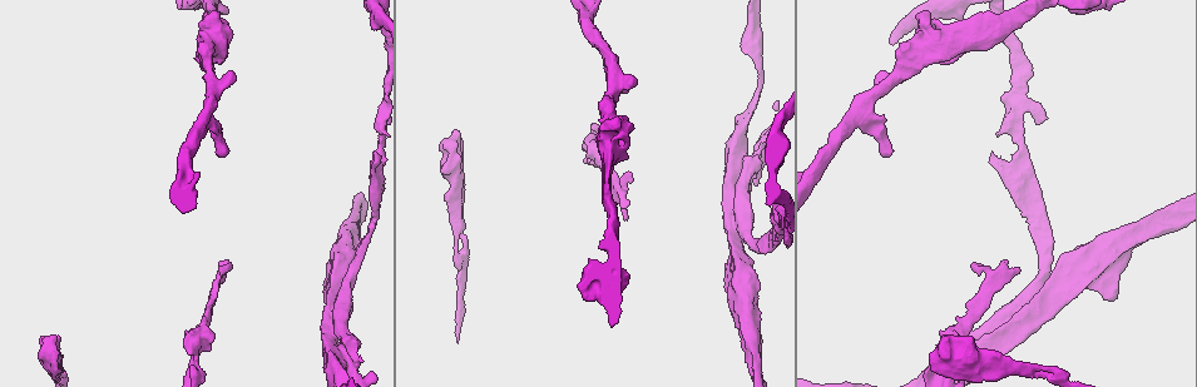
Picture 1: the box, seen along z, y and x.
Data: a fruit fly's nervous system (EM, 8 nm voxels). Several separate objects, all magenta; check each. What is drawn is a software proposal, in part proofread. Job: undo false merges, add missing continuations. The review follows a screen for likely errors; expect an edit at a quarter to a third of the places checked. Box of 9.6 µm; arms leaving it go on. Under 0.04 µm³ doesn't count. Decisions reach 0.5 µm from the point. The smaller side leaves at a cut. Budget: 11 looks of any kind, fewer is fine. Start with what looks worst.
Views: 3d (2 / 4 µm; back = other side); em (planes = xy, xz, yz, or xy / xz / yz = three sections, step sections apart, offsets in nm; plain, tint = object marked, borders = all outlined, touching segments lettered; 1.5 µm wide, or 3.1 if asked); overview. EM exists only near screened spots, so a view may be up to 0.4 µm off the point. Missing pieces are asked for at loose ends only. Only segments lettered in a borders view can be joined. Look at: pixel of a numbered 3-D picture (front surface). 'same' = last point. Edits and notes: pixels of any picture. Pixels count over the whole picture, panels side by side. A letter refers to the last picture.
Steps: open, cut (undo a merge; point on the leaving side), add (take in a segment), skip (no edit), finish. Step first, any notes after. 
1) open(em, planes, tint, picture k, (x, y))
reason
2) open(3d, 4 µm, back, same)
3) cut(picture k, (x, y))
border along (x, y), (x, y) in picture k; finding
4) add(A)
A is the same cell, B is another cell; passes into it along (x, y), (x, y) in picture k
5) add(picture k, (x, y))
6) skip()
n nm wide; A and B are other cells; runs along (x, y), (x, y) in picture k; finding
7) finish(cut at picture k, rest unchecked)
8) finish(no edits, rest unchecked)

open(em, planes, borders, picture 1, (889, 156))
branch stops here

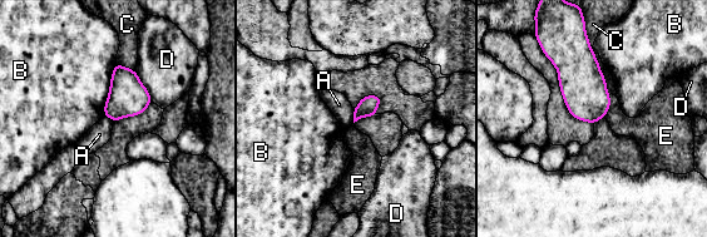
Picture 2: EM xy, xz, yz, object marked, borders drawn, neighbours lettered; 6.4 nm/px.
skip()
120 nm wide; A, B, C, D and E are other cells; border along (352, 108), (354, 122) in picture 2; none of them fits

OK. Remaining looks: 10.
open(em, planes, plain, picture 1, (737, 167))
closes a loop

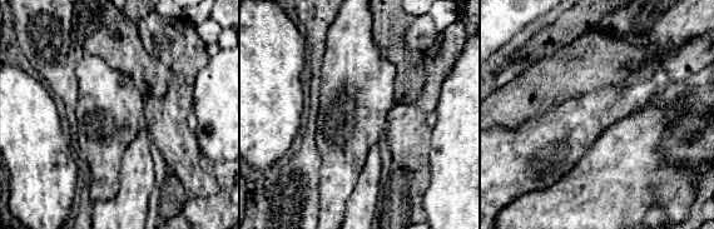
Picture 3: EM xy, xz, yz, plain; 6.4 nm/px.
open(em, planes, borders, same)

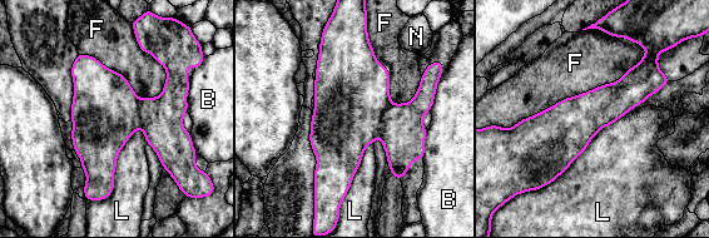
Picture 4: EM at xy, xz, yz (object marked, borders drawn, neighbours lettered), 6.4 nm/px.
cut(picture 4, (654, 45))
B, F, L and N are other cells; border along (657, 67), (640, 79), (620, 80) in picture 4; two neurons meet here

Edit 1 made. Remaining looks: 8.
open(overview)

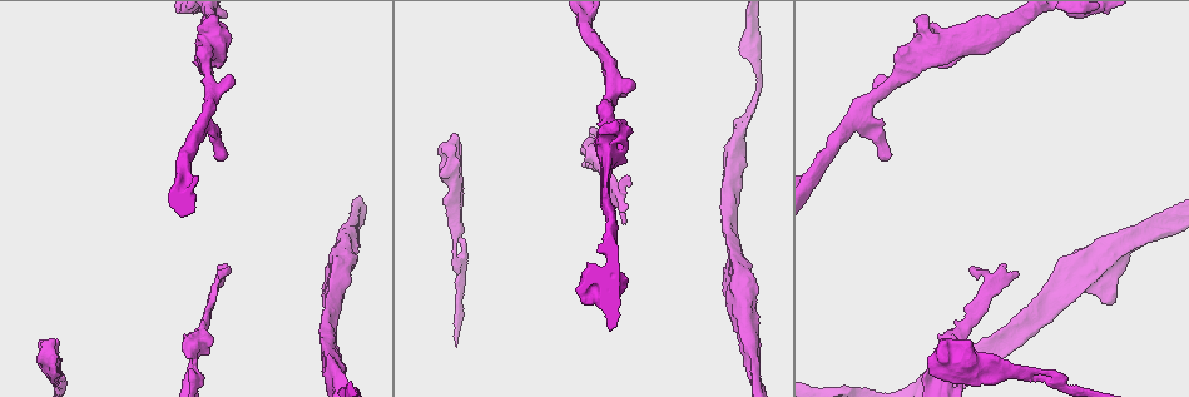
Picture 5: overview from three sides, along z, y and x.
open(em, planes, borders, picture 5, (970, 269))
tapers out

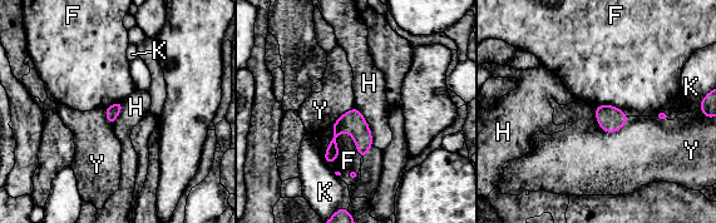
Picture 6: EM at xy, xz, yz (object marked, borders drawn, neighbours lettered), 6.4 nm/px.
skip()
F, H, K and Y are other cells; border along (594, 108), (606, 132), (630, 117) in picture 6; no lettered segment goes on from it

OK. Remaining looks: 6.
finish(cut at picture 4, rest unchecked)

